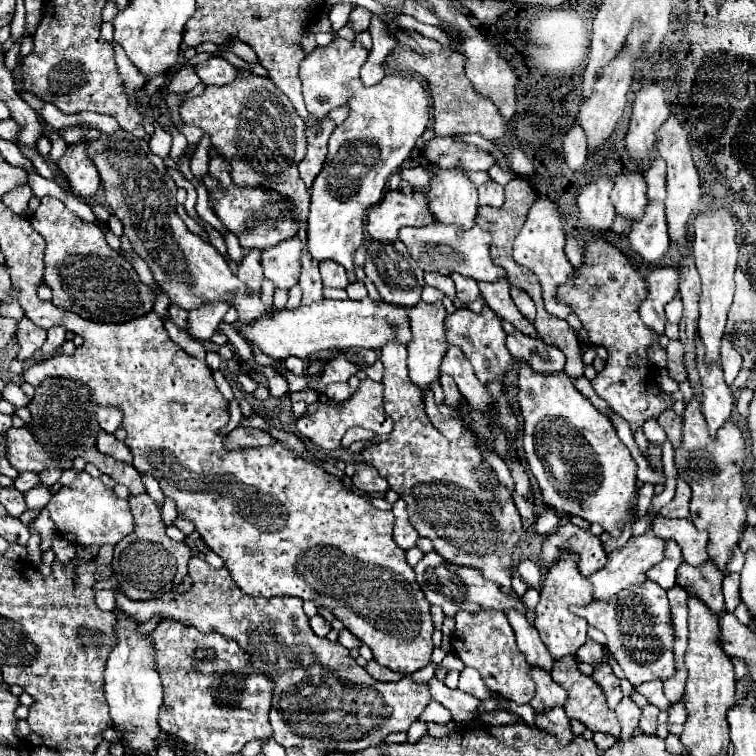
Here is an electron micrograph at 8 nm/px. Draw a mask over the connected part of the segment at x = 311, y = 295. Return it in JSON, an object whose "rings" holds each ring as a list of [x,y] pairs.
{"rings":[[[307,248],[303,250],[303,256],[301,256],[301,278],[299,278],[299,286],[301,286],[301,292],[303,292],[303,300],[301,300],[303,306],[313,304],[313,302],[317,302],[317,300],[323,298],[323,294],[321,294],[323,284],[321,284],[319,268],[317,268],[317,262],[309,256]]]}

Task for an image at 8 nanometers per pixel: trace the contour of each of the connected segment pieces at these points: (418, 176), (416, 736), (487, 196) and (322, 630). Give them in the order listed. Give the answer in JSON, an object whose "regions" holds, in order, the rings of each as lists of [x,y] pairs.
{"regions":[[[[417,166],[417,168],[411,168],[411,170],[399,170],[399,176],[401,180],[409,182],[411,188],[423,188],[423,186],[429,186],[431,184],[431,170],[423,168],[423,166]]],[[[413,722],[413,724],[411,724],[411,728],[409,728],[409,732],[407,732],[407,736],[409,736],[409,742],[411,742],[411,744],[419,742],[425,734],[427,734],[427,724],[425,724],[425,722]]],[[[487,182],[483,186],[477,188],[479,192],[479,204],[489,204],[489,206],[503,206],[503,186],[499,186],[497,182]]],[[[315,614],[313,618],[309,618],[309,624],[311,624],[311,630],[313,630],[317,636],[321,636],[321,638],[331,630],[331,624],[329,624],[325,618],[321,618],[319,614]]]]}

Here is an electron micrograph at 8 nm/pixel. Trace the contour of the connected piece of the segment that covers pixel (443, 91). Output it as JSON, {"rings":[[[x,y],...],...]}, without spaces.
{"rings":[[[397,42],[397,48],[385,60],[385,70],[409,70],[427,78],[433,98],[433,120],[437,136],[477,132],[487,140],[497,142],[507,132],[507,120],[501,116],[499,108],[491,100],[479,96],[479,92],[471,88],[471,82],[467,80],[467,76],[463,76],[463,68],[465,68],[465,56],[461,52],[443,50],[443,46],[437,42],[427,42],[423,54],[417,54],[407,44]]]}

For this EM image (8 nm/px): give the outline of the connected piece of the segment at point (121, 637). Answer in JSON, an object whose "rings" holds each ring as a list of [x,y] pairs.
{"rings":[[[115,610],[117,624],[115,624],[115,638],[117,644],[113,646],[107,666],[105,666],[105,700],[109,704],[109,714],[117,730],[125,732],[123,744],[129,746],[131,750],[139,750],[143,754],[151,754],[155,750],[155,738],[159,736],[161,728],[157,724],[157,712],[163,702],[163,690],[161,690],[161,678],[155,668],[155,644],[151,644],[151,638],[147,632],[139,632],[139,622],[131,620],[125,612]]]}

